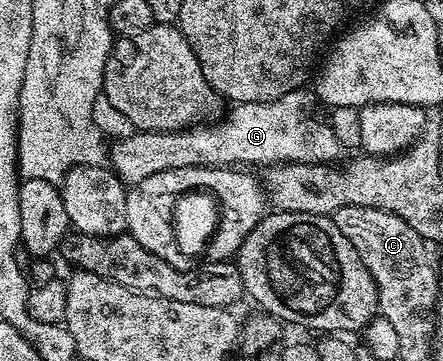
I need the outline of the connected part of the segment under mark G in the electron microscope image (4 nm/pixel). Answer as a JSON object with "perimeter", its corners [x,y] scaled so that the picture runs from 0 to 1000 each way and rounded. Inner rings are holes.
{"perimeter":[[[684,238],[641,260],[641,271],[623,271],[594,288],[528,288],[512,332],[485,330],[458,338],[436,355],[413,355],[406,366],[314,366],[305,360],[289,382],[260,388],[244,410],[244,454],[257,485],[271,490],[275,507],[300,515],[325,504],[325,493],[343,493],[343,482],[370,482],[370,471],[406,471],[409,465],[460,465],[481,471],[503,460],[546,460],[537,454],[740,454],[752,457],[777,413],[758,393],[758,371],[749,371],[738,313],[707,252]]]}

